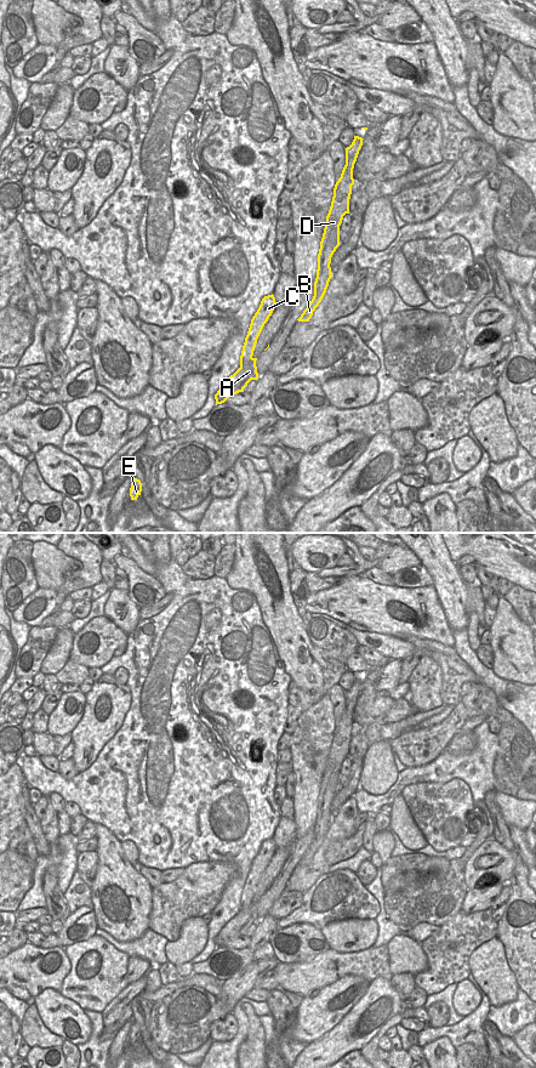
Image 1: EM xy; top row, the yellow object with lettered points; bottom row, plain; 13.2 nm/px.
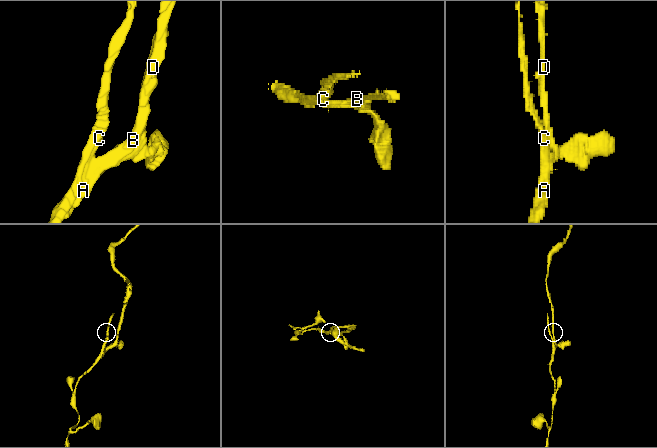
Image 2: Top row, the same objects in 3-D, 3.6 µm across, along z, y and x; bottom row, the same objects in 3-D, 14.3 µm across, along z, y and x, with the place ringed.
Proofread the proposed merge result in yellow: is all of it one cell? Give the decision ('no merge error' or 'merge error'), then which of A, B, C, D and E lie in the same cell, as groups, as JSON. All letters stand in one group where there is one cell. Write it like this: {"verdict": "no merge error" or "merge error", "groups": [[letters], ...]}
{"verdict": "merge error", "groups": [["A", "B", "D", "E"], ["C"]]}

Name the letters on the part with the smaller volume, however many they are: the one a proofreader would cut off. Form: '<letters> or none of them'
C

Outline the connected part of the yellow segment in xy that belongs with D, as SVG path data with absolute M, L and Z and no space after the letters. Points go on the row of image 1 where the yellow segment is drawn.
M354 136L352 144L346 148L346 165L342 170L341 177L335 184L331 206L326 216L326 225L320 242L317 278L314 282L314 296L297 319L298 322L309 322L313 312L321 302L332 277L330 267L331 257L341 244L340 226L343 216L349 214L349 199L352 186L354 184L353 169L363 146L363 140L364 138L359 136Z

